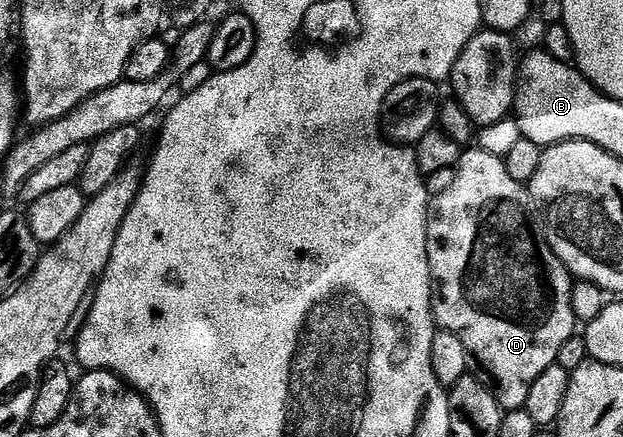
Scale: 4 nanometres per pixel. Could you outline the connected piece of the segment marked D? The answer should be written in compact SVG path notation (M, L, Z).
M479 149L465 150L461 154L460 162L455 168L452 177L452 184L437 199L435 196L430 203L428 264L430 265L430 273L434 284L432 314L437 328L462 337L462 345L466 345L469 356L475 362L477 359L488 370L489 376L487 375L487 378L496 392L496 400L500 402L500 406L505 411L519 411L523 408L526 397L530 397L530 385L534 385L534 381L538 381L538 377L542 377L542 373L546 373L546 369L550 369L550 365L556 362L558 349L562 349L562 345L566 345L566 341L570 341L570 337L577 334L578 320L572 308L574 279L568 268L564 266L563 261L552 252L552 246L548 244L547 238L542 234L538 223L538 228L536 228L536 223L532 220L534 204L527 186L514 181L514 177L510 177L510 173L506 173L506 165L503 159L494 157L494 153L486 153Z

